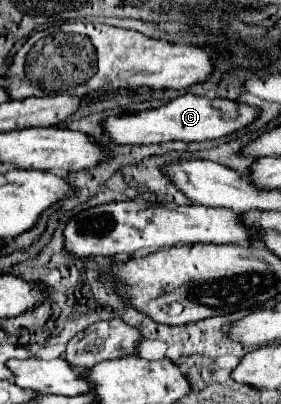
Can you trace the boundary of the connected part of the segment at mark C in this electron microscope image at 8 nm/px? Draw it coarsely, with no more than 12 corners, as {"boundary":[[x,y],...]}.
{"boundary":[[187,93],[107,117],[111,141],[219,139],[259,109]]}

